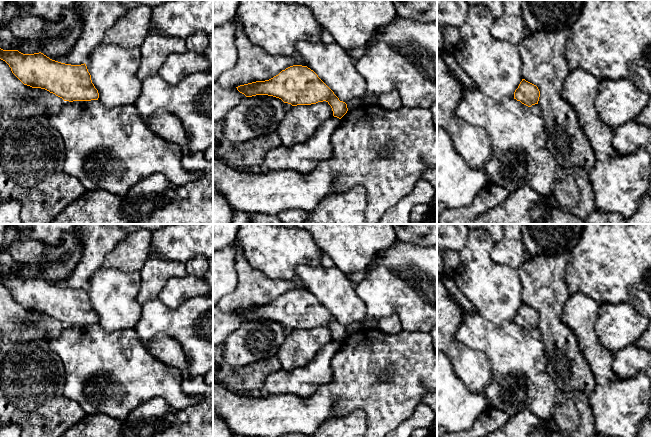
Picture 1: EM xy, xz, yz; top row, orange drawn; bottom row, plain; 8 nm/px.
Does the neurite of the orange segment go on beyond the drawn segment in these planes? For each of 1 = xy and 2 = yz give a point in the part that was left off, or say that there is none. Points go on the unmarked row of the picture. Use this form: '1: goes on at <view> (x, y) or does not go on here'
1: does not go on here
2: does not go on here

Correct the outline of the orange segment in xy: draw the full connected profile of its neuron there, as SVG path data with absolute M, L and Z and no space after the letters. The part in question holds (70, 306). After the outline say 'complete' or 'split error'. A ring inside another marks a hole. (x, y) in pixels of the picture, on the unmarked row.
M0 272L0 283L11 292L12 297L24 308L32 312L41 312L55 318L64 325L98 324L99 317L91 304L86 288L71 289L50 283L43 277L23 278L18 274Z; complete

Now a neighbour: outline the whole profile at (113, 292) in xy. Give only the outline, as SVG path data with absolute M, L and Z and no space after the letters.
M99 268L92 274L85 288L105 332L136 326L142 311L137 301L140 285L140 272Z

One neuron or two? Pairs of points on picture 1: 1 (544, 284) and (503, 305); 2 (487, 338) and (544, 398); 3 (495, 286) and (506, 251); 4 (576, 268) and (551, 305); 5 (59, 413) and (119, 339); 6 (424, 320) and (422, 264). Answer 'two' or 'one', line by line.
1: two
2: one
3: two
4: two
5: two
6: one

